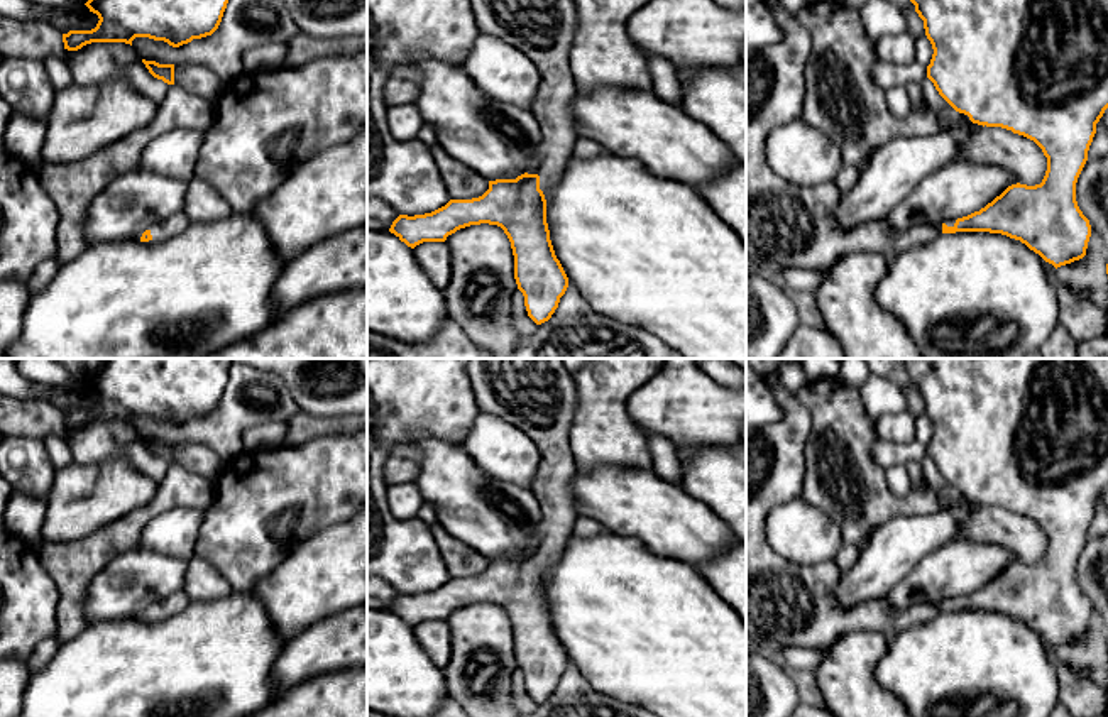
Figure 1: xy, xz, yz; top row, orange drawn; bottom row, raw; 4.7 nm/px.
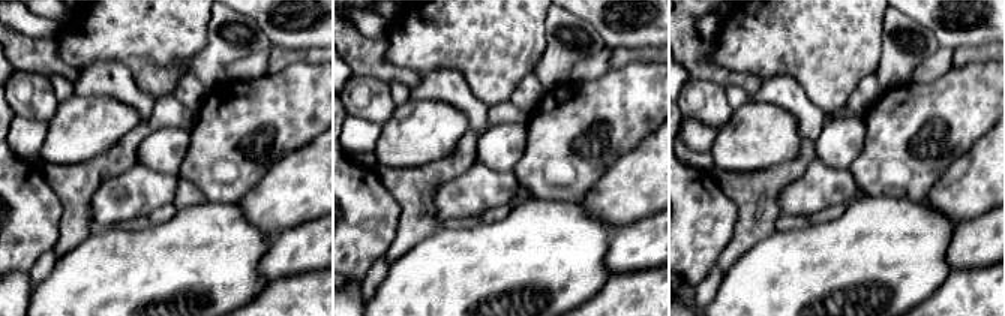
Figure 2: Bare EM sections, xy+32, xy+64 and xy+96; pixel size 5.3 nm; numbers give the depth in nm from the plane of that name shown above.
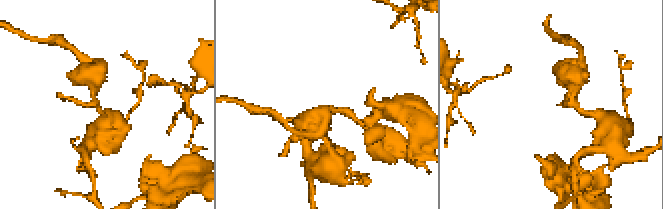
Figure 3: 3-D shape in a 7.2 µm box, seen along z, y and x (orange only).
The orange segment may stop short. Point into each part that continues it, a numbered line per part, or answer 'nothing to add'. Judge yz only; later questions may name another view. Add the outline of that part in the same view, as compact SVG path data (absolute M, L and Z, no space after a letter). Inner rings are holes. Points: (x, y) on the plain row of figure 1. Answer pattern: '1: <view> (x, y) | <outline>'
1: yz (787, 604) | M778 372L765 375L765 380L783 414L773 424L746 430L746 653L768 654L788 646L822 649L856 631L880 631L893 639L903 629L942 614L944 602L954 605L957 597L897 612L881 597L841 610L834 592L842 572L834 561L797 565L766 543L765 524L771 509L802 494L804 448L812 418L797 396L783 387Z

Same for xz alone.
1: xz (538, 396) | M469 358L467 372L477 408L514 424L535 441L541 455L531 484L541 507L541 523L536 526L536 536L529 543L528 553L538 553L540 568L548 573L572 536L577 519L572 494L577 465L568 445L568 430L577 406L573 375L562 358Z

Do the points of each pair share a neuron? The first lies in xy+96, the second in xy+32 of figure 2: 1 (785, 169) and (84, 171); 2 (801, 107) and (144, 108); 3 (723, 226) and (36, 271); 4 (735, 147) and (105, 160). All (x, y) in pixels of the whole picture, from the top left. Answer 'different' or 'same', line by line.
1: same
2: same
3: different
4: different

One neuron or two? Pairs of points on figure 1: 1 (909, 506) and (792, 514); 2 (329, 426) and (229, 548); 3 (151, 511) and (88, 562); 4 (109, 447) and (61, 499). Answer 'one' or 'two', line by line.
1: two
2: two
3: one
4: two

